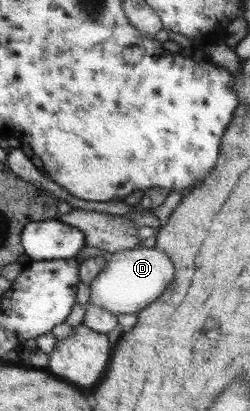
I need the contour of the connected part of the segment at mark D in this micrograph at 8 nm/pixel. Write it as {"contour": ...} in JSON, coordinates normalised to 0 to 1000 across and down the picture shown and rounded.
{"contour":[[[576,596],[516,608],[472,611],[444,620],[424,650],[360,689],[356,737],[376,737],[448,766],[548,764],[584,742],[624,732],[672,689],[696,674],[696,650],[656,611],[632,601],[592,603]]]}

